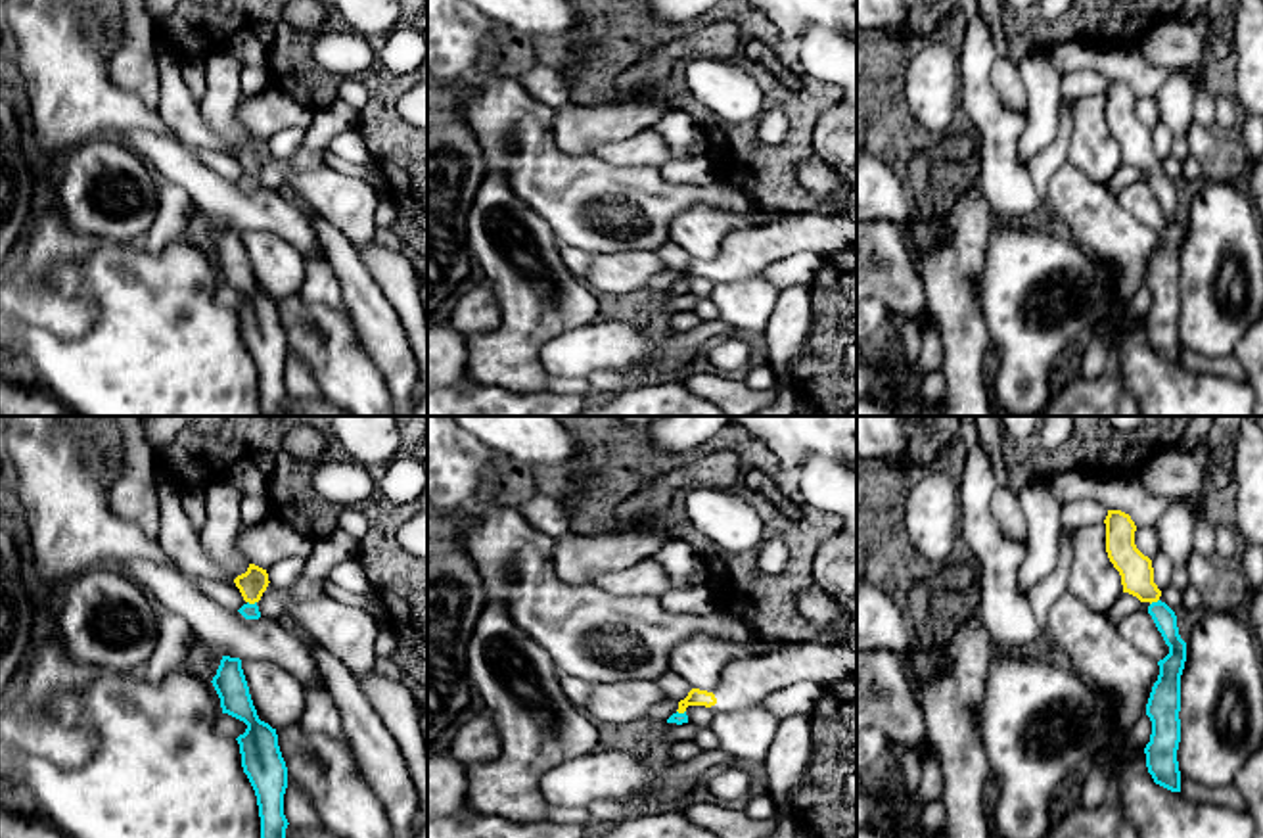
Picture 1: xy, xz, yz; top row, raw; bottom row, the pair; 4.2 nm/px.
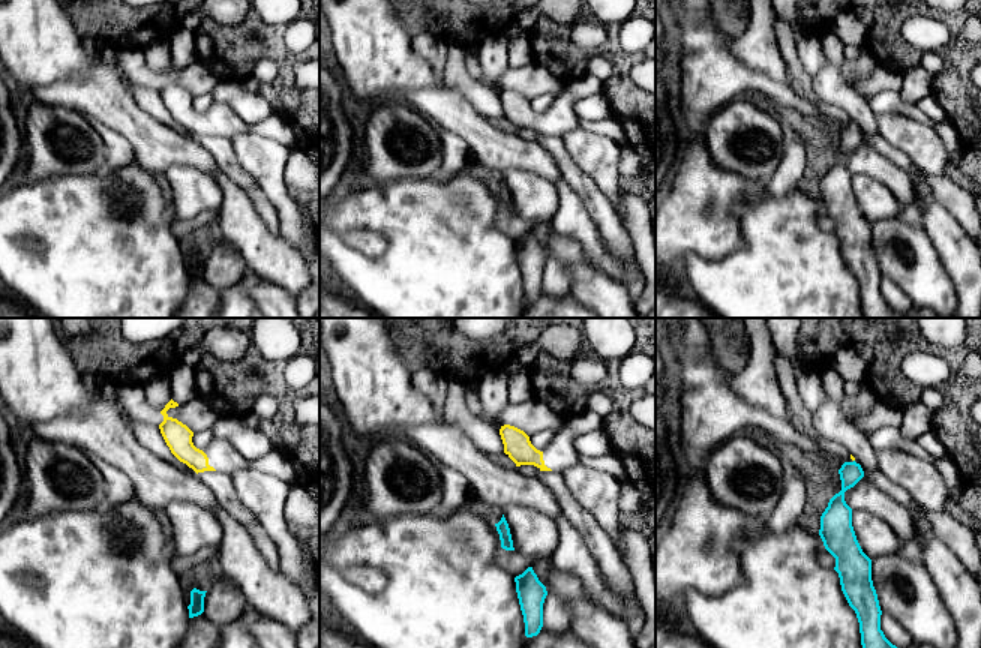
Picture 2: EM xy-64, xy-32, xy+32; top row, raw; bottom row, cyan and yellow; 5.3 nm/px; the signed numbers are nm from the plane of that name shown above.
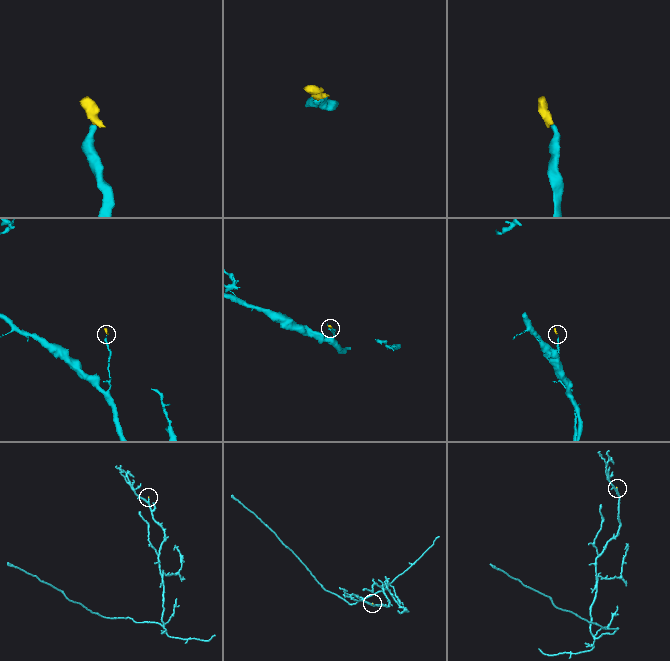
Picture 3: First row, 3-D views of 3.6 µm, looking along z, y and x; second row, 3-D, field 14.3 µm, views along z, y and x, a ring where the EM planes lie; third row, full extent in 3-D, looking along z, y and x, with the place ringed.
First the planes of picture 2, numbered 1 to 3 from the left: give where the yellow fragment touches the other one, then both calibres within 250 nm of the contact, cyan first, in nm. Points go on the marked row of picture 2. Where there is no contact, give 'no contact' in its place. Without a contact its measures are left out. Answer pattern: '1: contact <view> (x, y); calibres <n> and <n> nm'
1: no contact
2: no contact
3: no contact

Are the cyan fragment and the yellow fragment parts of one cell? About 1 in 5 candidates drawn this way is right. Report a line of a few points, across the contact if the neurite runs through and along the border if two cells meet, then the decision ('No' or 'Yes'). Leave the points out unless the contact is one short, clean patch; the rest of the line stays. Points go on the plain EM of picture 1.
Line: xy (248, 181), (252, 175), (252, 154). Yes

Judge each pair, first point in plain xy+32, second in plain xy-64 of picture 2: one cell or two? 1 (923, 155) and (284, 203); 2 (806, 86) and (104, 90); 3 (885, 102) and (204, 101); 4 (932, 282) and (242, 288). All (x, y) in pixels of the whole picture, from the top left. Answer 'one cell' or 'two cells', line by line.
1: one cell
2: two cells
3: one cell
4: two cells

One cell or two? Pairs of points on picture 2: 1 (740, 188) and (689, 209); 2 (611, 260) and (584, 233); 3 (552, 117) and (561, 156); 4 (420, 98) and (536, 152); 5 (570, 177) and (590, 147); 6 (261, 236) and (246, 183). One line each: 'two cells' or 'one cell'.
1: one cell
2: one cell
3: two cells
4: one cell
5: two cells
6: two cells

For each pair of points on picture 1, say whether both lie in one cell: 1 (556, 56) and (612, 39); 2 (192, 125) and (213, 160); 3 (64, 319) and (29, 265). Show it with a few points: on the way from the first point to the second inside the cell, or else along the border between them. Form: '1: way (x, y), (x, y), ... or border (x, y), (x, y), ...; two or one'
1: way (570, 54), (593, 54), (598, 48); one
2: border (188, 142), (229, 154); two
3: way (48, 309), (27, 288), (27, 280); one

